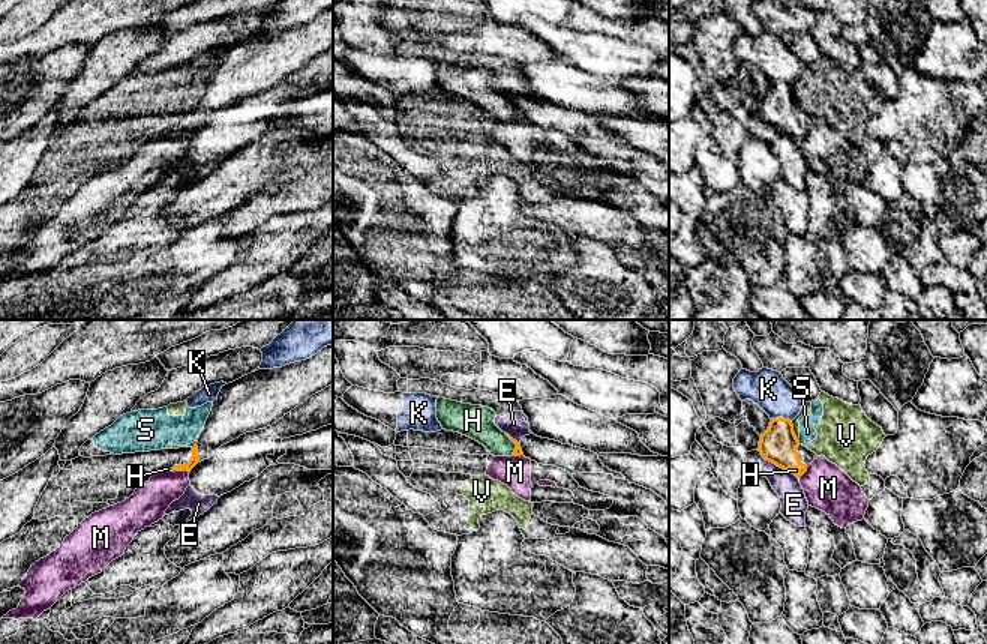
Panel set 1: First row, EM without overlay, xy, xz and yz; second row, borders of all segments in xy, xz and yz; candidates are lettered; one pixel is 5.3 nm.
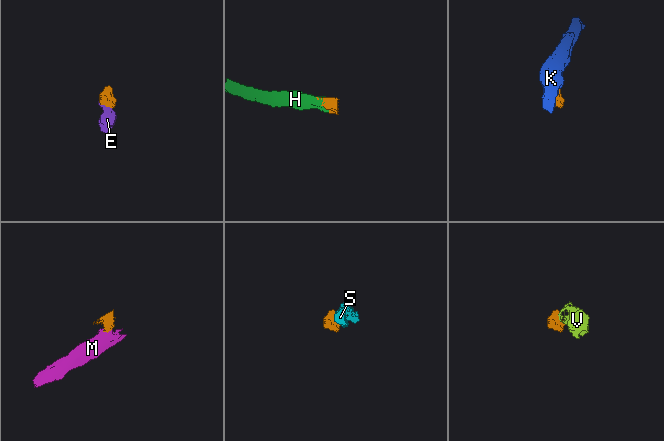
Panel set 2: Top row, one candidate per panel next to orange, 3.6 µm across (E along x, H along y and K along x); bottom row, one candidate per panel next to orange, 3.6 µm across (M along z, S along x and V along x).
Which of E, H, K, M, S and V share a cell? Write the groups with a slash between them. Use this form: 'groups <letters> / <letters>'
groups E / H / K / M / S V

